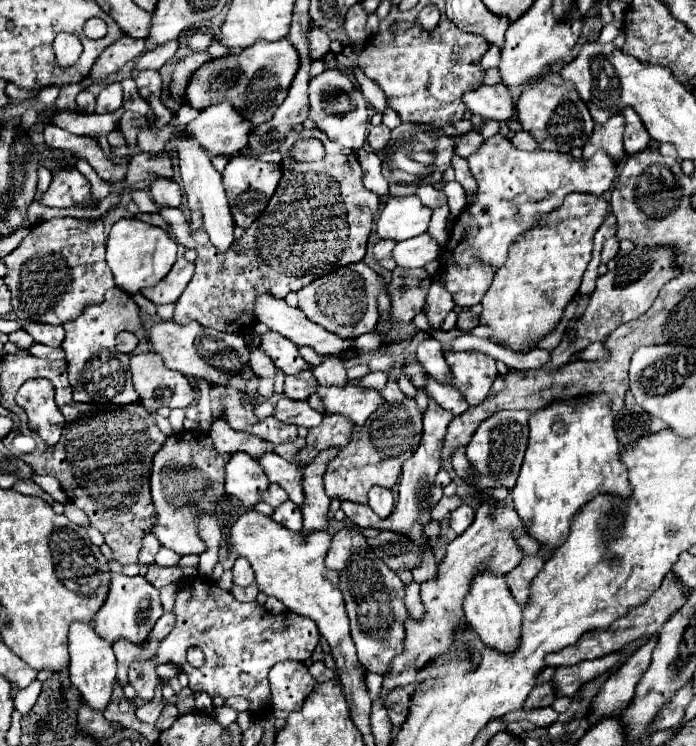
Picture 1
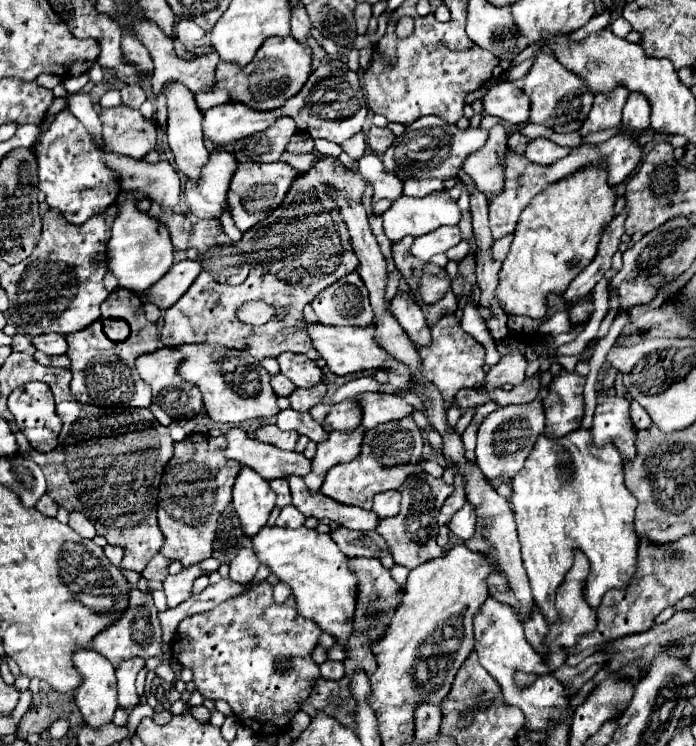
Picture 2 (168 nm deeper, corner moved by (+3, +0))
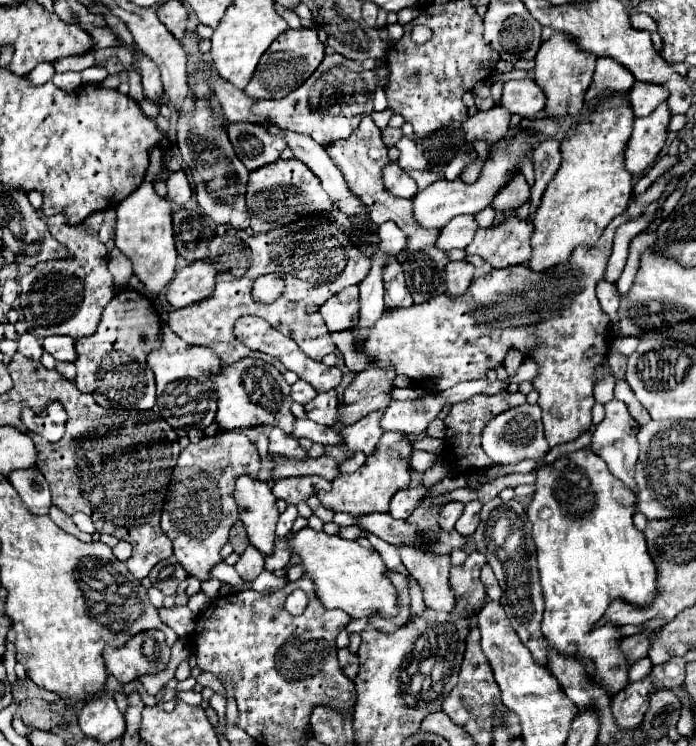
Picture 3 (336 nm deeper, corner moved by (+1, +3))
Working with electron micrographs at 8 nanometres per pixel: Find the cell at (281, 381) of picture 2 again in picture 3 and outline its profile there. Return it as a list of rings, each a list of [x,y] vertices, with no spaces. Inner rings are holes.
[[[302,379],[292,385],[292,399],[294,399],[296,403],[300,403],[300,405],[306,405],[306,403],[312,401],[316,395],[318,395],[318,393],[316,393],[306,381],[302,381]]]

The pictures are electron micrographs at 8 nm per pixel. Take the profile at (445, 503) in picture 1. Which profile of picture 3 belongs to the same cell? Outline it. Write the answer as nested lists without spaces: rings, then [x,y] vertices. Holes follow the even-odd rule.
[[[452,501],[452,503],[446,503],[440,511],[440,517],[438,517],[438,525],[442,529],[454,529],[458,517],[462,515],[462,509],[464,509],[464,503],[458,503],[458,501]]]

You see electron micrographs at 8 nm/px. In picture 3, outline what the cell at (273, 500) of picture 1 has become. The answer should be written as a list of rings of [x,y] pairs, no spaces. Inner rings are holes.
[[[308,475],[308,477],[290,477],[290,479],[278,479],[272,483],[272,493],[276,499],[284,499],[290,505],[298,505],[300,501],[306,501],[310,495],[316,495],[318,491],[330,491],[330,481]]]

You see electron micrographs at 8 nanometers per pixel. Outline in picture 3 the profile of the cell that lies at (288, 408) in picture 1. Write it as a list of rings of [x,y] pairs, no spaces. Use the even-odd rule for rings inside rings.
[[[296,419],[294,437],[298,437],[298,439],[306,437],[306,439],[320,443],[320,445],[340,445],[342,443],[340,433],[336,433],[334,429],[330,429],[326,425],[318,425],[310,419]]]

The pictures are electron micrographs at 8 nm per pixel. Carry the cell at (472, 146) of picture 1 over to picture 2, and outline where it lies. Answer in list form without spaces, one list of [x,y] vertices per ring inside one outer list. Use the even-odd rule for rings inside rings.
[[[496,124],[494,128],[490,128],[486,144],[480,150],[468,154],[462,164],[462,170],[476,182],[478,190],[486,196],[494,196],[502,188],[500,160],[504,156],[504,148],[508,148],[506,140],[506,130]]]

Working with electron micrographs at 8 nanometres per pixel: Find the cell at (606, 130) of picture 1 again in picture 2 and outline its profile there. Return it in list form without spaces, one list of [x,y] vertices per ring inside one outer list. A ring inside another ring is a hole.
[[[616,88],[616,92],[610,98],[604,96],[596,96],[592,110],[588,114],[588,120],[584,120],[584,126],[580,128],[580,134],[592,134],[592,132],[600,132],[612,126],[620,126],[622,120],[622,108],[626,104],[630,92],[624,92],[624,88]]]

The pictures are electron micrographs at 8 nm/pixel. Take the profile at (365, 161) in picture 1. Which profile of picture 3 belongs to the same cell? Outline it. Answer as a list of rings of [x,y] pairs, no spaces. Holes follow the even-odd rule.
[[[390,163],[384,169],[384,179],[386,179],[386,189],[390,189],[390,193],[394,193],[396,197],[404,197],[404,199],[412,199],[418,193],[418,187],[414,183],[412,177],[408,177],[398,163]]]

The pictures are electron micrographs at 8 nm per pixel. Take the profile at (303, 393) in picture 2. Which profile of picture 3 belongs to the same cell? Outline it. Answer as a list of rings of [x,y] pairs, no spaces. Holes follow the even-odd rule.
[[[336,391],[320,393],[314,401],[306,403],[306,415],[312,421],[318,421],[322,425],[334,427],[338,423],[338,395]]]

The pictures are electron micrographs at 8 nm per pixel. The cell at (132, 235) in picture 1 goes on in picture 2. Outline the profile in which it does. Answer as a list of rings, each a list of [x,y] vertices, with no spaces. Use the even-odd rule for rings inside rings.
[[[124,194],[118,200],[118,214],[112,224],[112,236],[108,240],[108,270],[118,278],[118,286],[132,292],[146,292],[152,282],[158,282],[174,262],[174,248],[168,230],[148,214],[138,212],[136,198]]]

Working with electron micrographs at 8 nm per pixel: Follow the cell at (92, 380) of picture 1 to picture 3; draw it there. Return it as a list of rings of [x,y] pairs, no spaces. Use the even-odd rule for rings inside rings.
[[[134,289],[116,293],[104,309],[98,331],[76,341],[76,387],[82,393],[90,393],[106,409],[152,409],[156,403],[156,383],[152,369],[146,365],[146,355],[160,345],[160,325],[158,309],[146,295]]]

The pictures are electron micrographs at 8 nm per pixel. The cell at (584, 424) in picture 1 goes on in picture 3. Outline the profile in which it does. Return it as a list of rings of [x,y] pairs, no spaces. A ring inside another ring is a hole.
[[[576,451],[576,459],[562,457],[554,465],[538,465],[536,475],[536,493],[528,505],[528,517],[534,525],[532,537],[536,543],[540,583],[546,599],[542,633],[556,653],[592,663],[594,671],[588,673],[590,681],[600,685],[608,697],[614,697],[628,685],[628,669],[632,663],[628,663],[626,653],[620,649],[622,633],[618,631],[618,625],[602,625],[596,633],[596,623],[616,599],[628,601],[636,607],[650,605],[656,599],[656,565],[648,555],[644,533],[632,523],[636,513],[636,495],[630,487],[618,481],[608,471],[606,463],[592,451]]]

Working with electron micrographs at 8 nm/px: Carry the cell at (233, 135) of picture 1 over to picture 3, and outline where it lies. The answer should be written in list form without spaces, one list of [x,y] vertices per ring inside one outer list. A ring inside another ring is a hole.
[[[332,53],[326,55],[322,65],[308,77],[308,81],[288,97],[258,101],[256,113],[268,115],[270,121],[274,121],[274,125],[278,127],[306,133],[320,145],[328,145],[330,141],[350,137],[350,133],[364,117],[364,115],[350,115],[350,111],[346,111],[346,103],[372,103],[374,89],[376,89],[374,71],[356,73],[346,65],[346,57]]]

